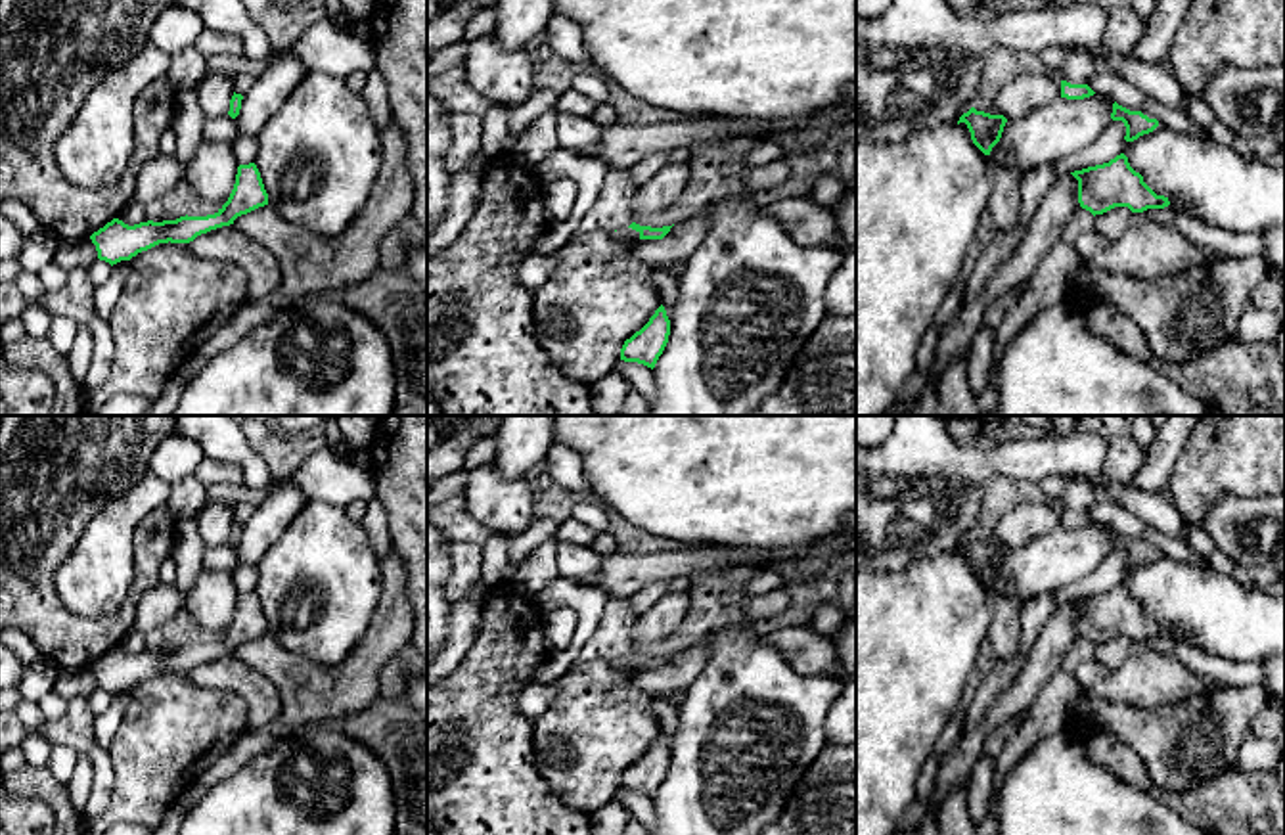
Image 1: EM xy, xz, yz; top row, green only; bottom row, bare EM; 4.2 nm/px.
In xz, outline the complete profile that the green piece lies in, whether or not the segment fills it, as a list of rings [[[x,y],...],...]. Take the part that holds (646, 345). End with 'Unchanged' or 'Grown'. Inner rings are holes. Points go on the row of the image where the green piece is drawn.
[[[661,305],[649,322],[624,341],[620,349],[620,360],[638,362],[653,370],[668,343],[668,335],[670,320]]]. Unchanged

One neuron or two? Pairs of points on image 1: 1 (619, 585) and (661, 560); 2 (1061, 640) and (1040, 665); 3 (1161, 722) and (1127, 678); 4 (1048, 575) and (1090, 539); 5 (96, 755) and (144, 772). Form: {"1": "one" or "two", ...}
{"1": "one", "2": "one", "3": "two", "4": "one", "5": "two"}

